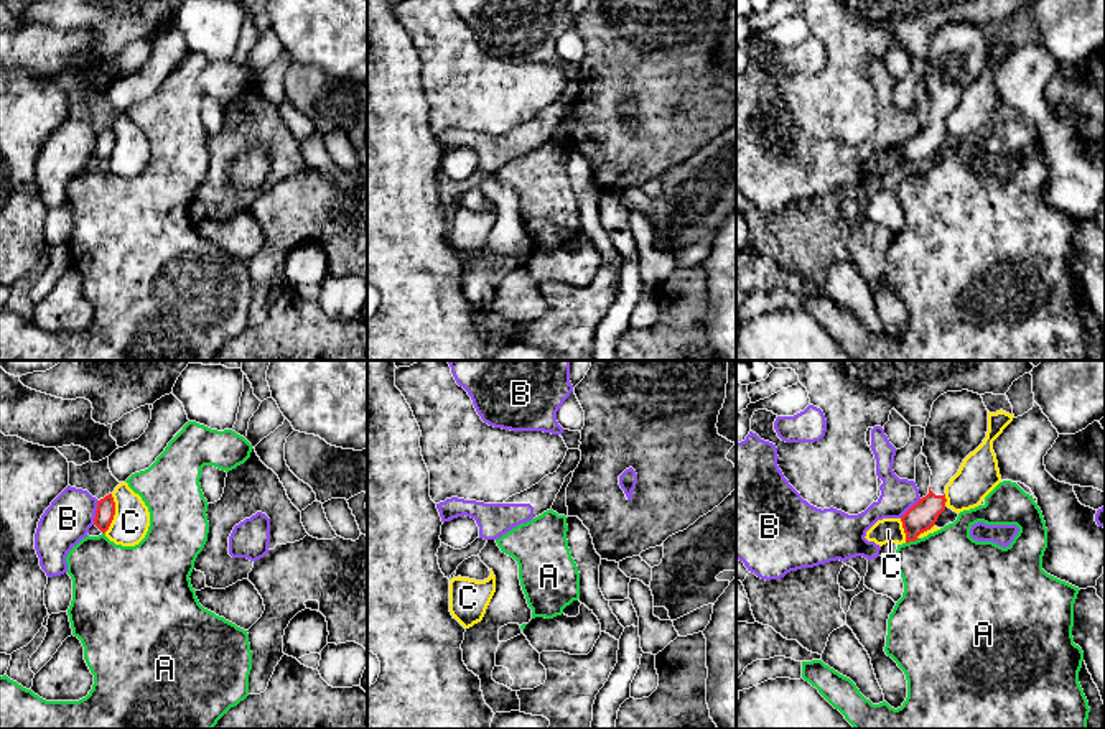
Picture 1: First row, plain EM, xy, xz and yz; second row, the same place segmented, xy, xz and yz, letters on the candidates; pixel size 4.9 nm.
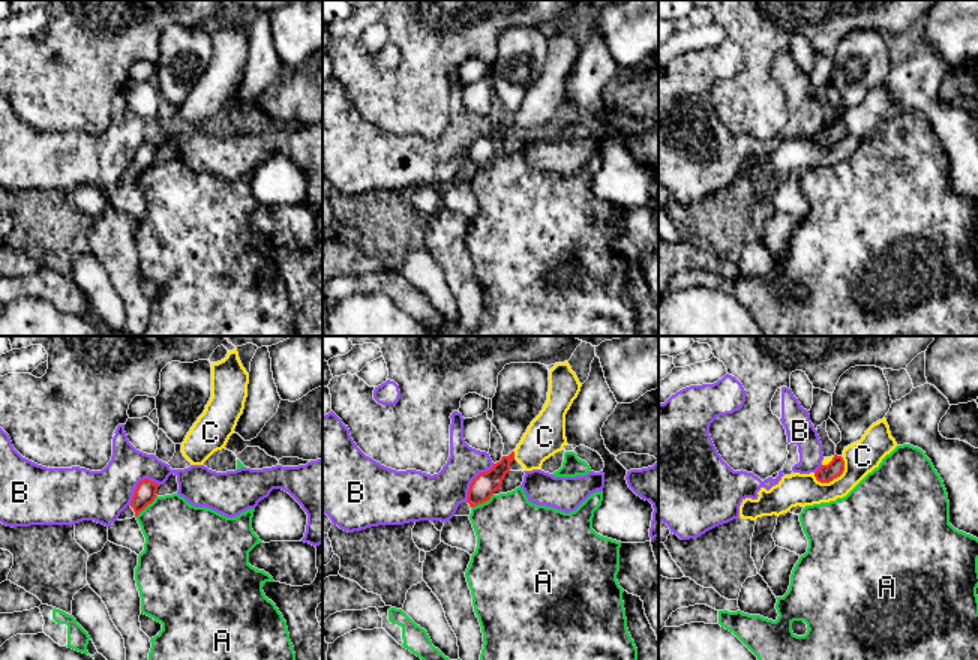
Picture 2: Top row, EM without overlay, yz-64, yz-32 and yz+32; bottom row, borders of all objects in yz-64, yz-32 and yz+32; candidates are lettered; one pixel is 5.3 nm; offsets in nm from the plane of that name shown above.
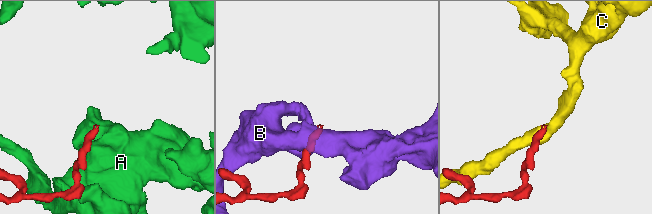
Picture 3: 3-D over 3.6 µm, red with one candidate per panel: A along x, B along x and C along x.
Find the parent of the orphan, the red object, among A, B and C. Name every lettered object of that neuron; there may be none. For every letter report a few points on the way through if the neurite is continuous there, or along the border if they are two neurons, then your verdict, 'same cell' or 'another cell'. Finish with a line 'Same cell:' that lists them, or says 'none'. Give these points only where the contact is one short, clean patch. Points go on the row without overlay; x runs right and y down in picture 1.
A: another cell
B: border xy (99, 132), (93, 155); another cell
C: border xy (112, 125), (114, 150), (104, 163); another cell
Same cell: none

